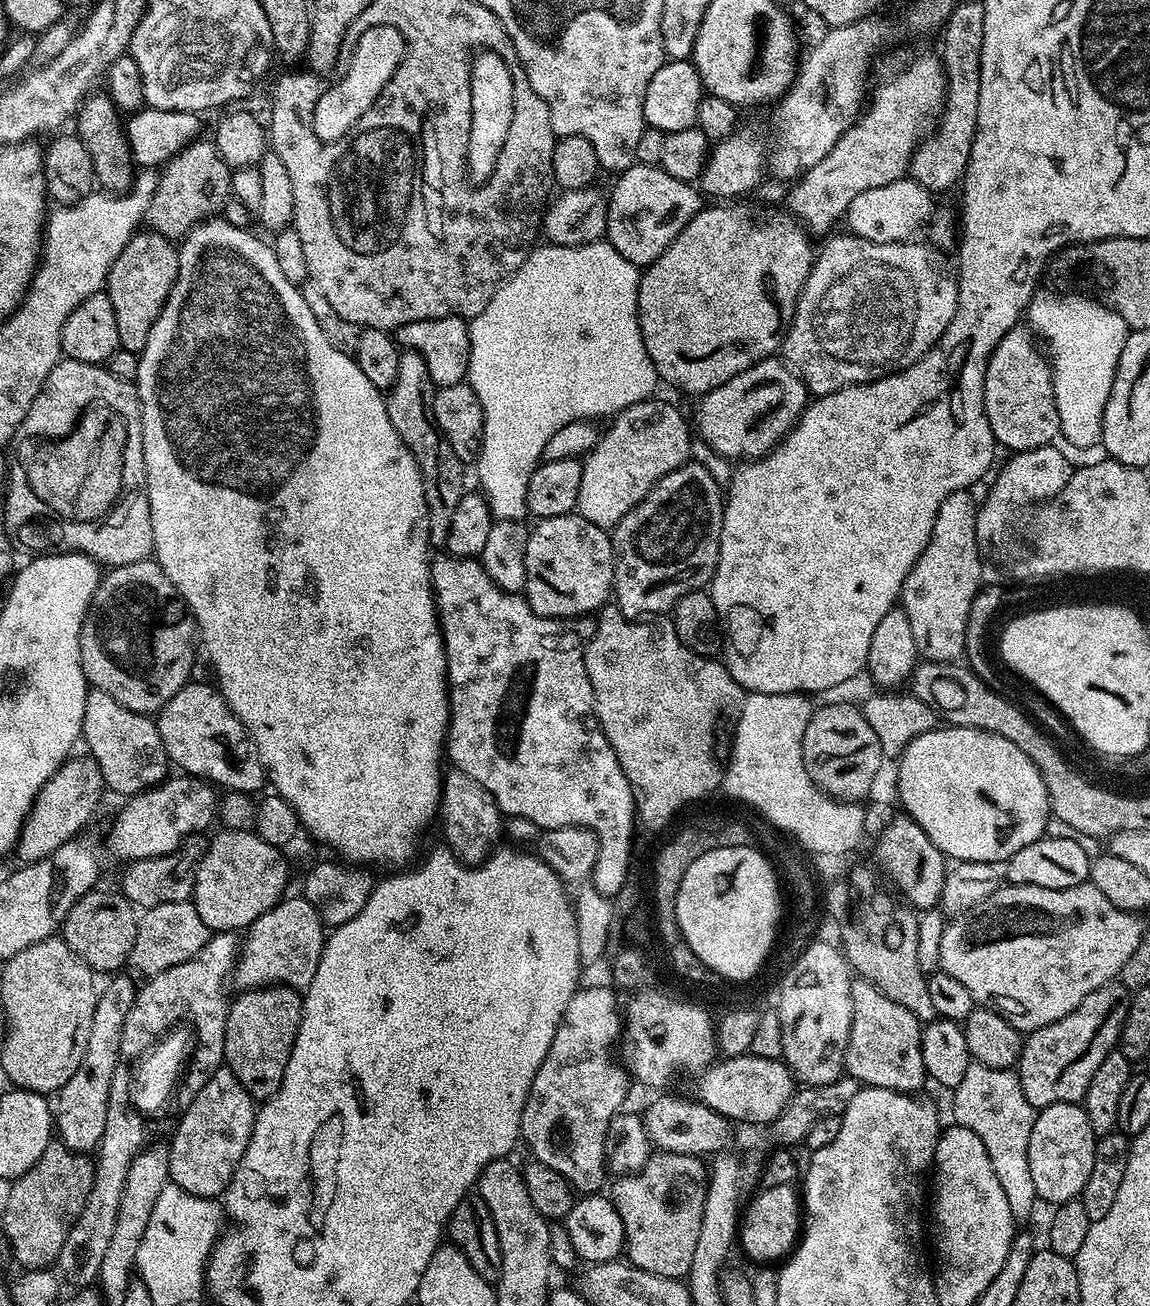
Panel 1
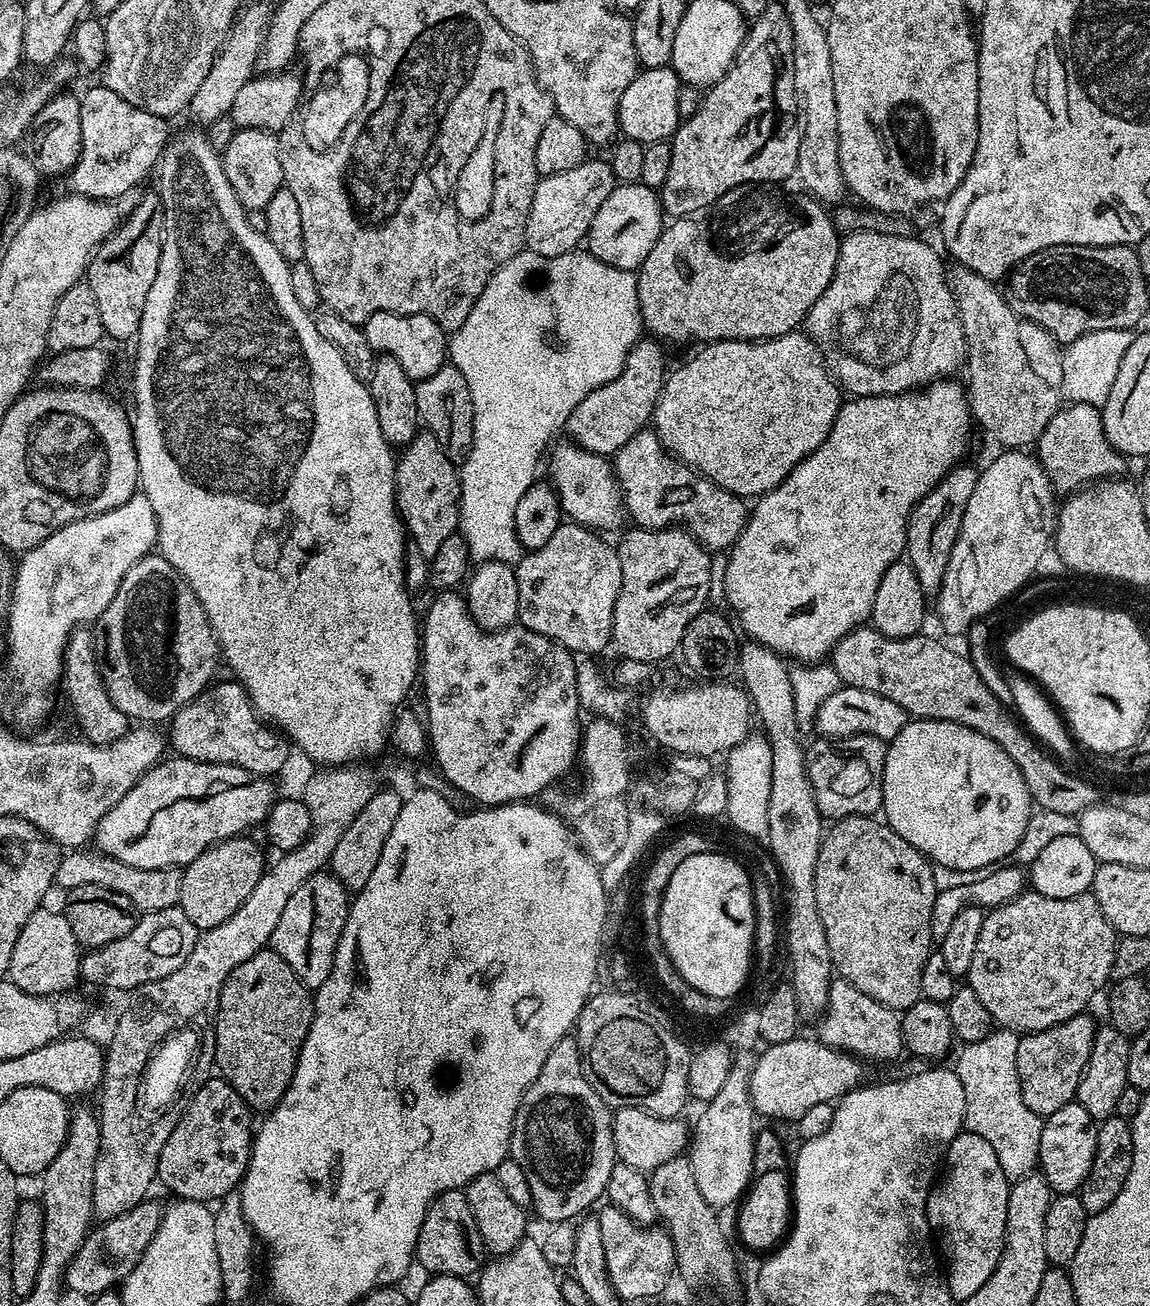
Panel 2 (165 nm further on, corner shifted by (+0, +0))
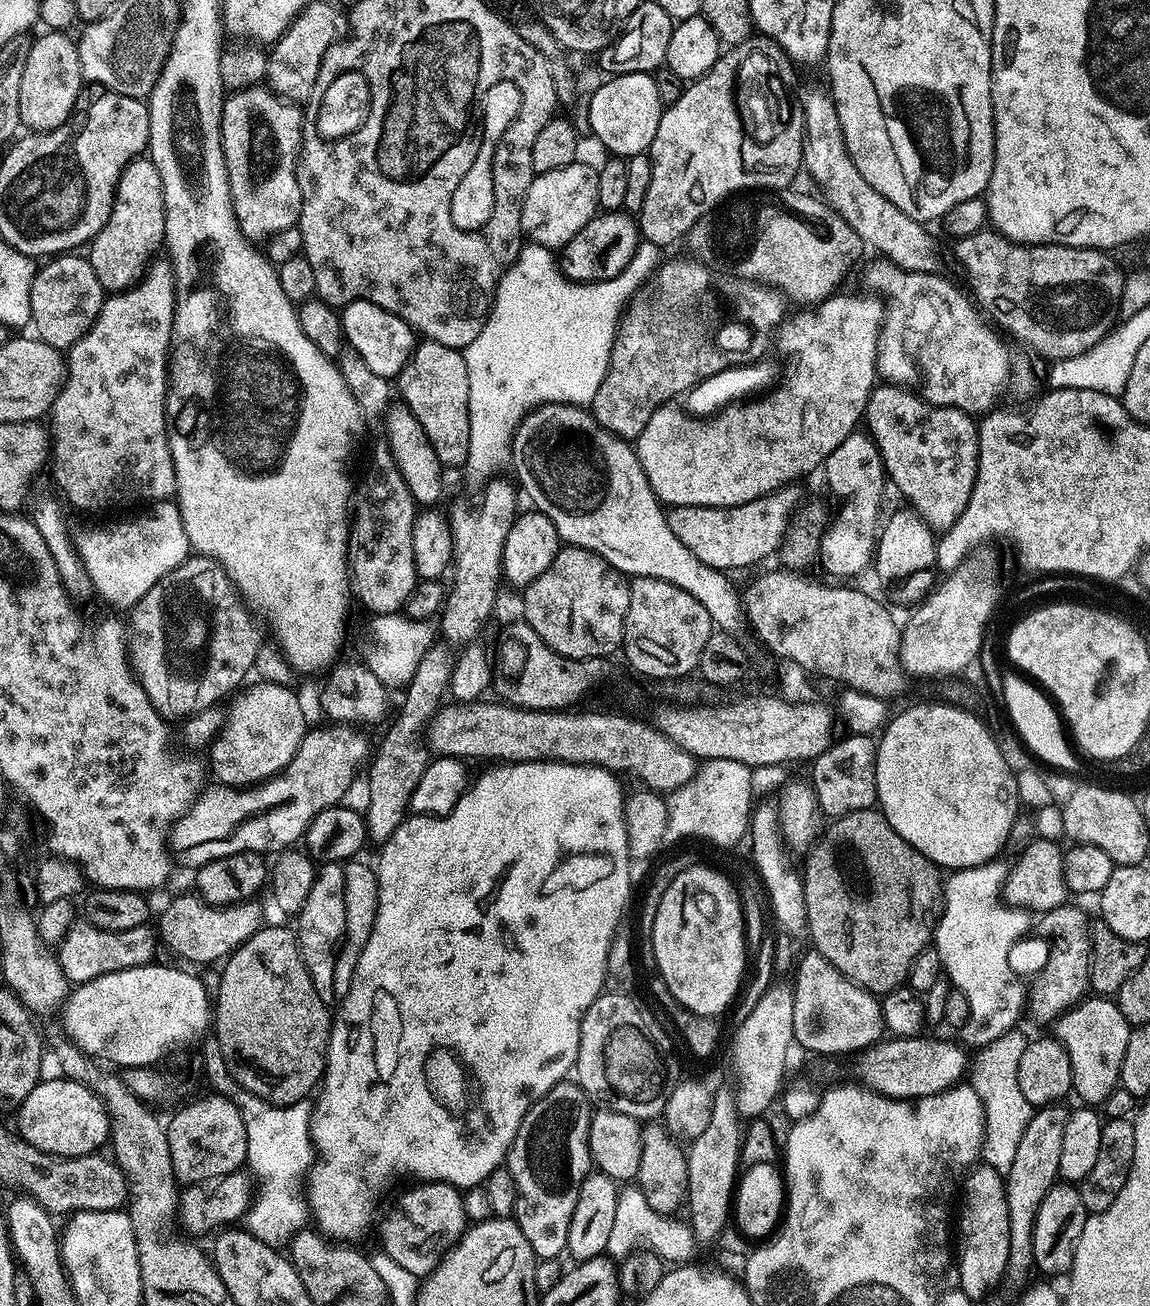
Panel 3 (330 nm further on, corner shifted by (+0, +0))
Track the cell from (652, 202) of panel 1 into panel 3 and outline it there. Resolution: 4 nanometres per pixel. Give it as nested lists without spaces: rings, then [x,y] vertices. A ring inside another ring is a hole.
[[[601,211],[564,245],[559,253],[558,263],[568,279],[578,280],[582,284],[609,280],[619,274],[634,258],[634,250],[641,239],[637,221],[627,211]]]

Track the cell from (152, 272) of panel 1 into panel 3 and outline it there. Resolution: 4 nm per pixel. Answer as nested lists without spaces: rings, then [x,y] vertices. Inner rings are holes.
[[[151,158],[134,159],[118,178],[116,197],[106,226],[102,226],[99,234],[90,241],[89,252],[86,252],[86,258],[90,266],[94,266],[94,274],[98,282],[102,282],[105,293],[126,292],[144,279],[152,255],[159,248],[161,251],[165,230],[162,174],[158,174]]]

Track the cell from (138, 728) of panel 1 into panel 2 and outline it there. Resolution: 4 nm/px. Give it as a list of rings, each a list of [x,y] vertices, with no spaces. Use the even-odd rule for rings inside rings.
[[[87,627],[77,628],[68,639],[68,648],[64,651],[62,688],[68,691],[68,700],[72,703],[76,724],[84,731],[81,733],[88,743],[113,744],[129,732],[128,717],[114,706],[114,702],[110,702],[110,694],[100,676],[100,665],[96,663],[96,638]]]

